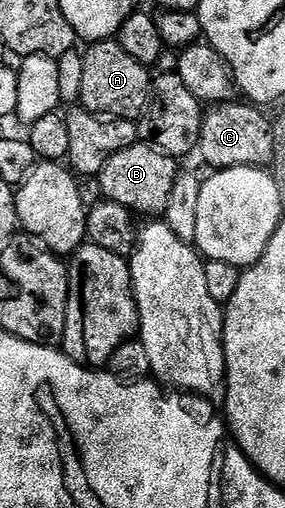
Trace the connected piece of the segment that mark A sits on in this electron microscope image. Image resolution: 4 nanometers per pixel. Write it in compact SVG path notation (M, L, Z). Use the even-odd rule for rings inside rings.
M114 39L92 43L83 56L85 75L81 77L79 100L88 112L104 118L138 121L148 111L149 97L153 92L153 76L148 65L129 58Z

